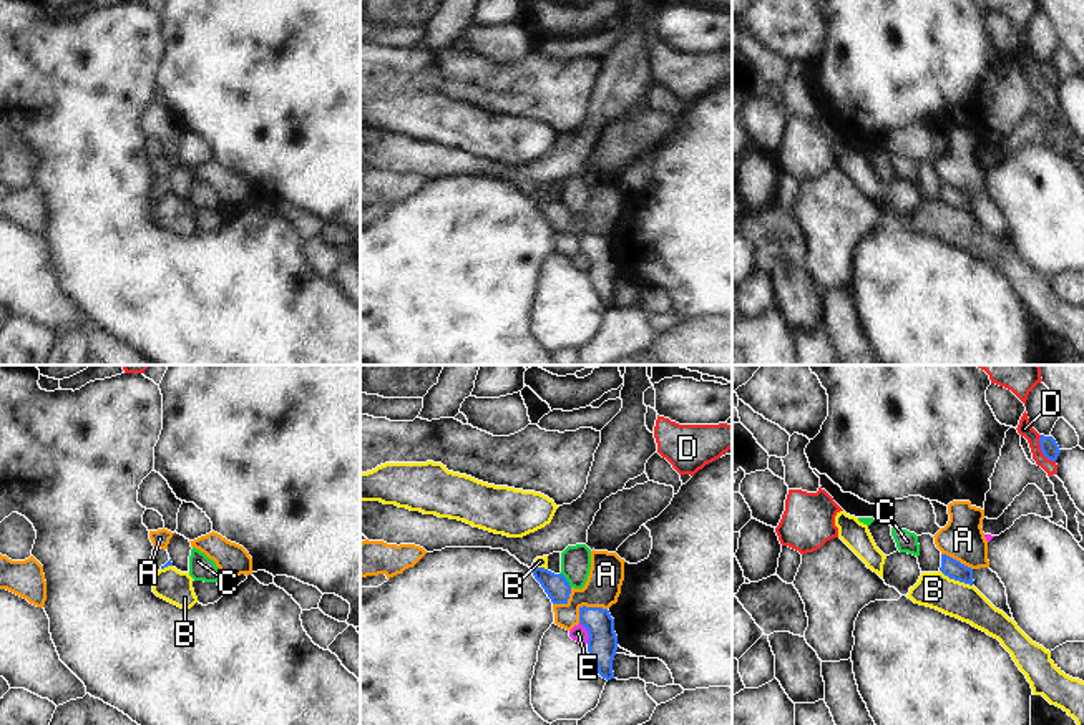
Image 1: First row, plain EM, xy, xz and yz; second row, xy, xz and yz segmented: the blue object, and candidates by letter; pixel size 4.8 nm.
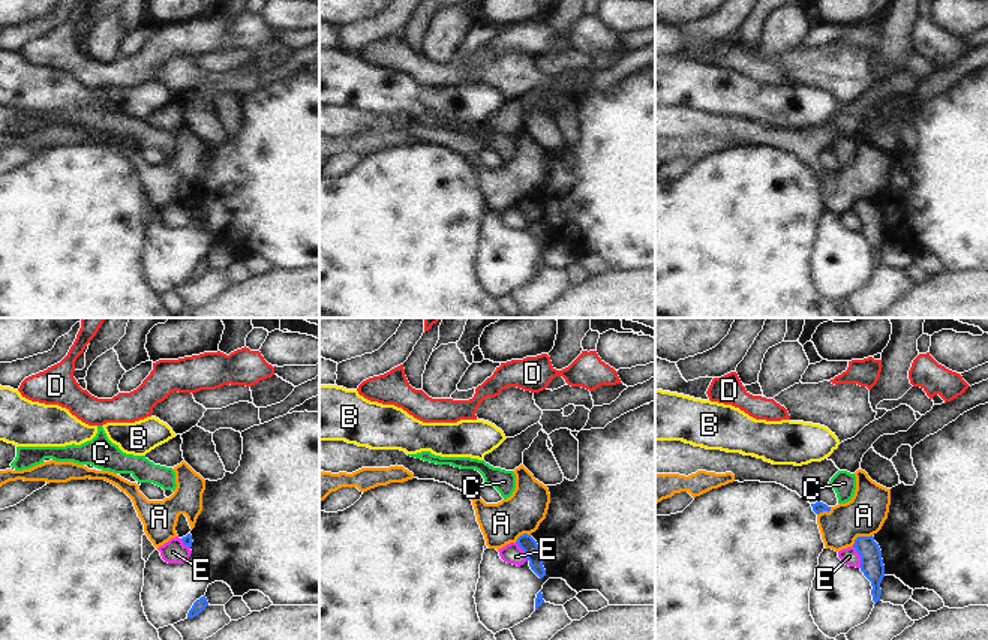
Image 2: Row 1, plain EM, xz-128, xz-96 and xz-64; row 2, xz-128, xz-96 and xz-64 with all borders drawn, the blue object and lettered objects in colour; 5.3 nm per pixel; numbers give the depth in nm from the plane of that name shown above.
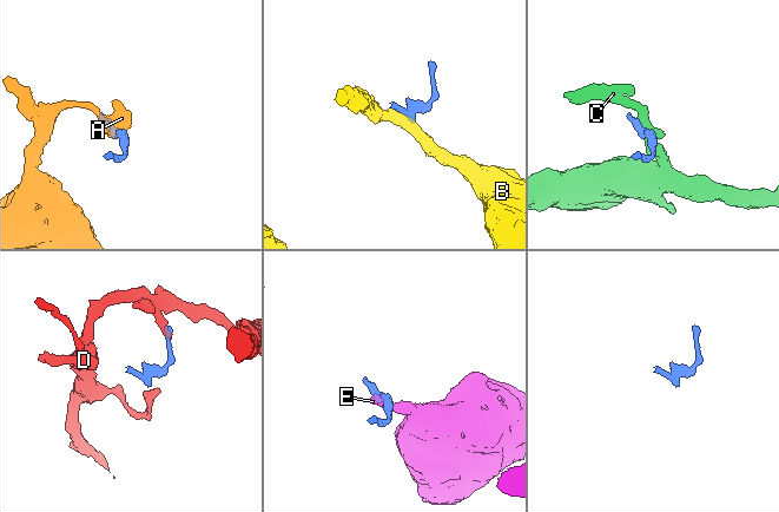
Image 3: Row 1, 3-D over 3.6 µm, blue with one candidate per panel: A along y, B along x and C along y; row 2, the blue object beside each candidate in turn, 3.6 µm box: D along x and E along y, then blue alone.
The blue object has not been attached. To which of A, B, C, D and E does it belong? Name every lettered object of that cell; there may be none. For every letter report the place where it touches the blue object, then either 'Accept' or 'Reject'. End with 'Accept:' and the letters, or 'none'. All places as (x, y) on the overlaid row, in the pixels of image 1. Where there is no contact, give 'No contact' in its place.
A: Touches blue at xz (586, 608). Reject
B: Touches blue at yz (957, 579). Reject
C: Touches blue at xz (565, 579). Reject
D: Touches blue at yz (1041, 450). Reject
E: Touches blue at xz (588, 632). Reject
Accept: none

